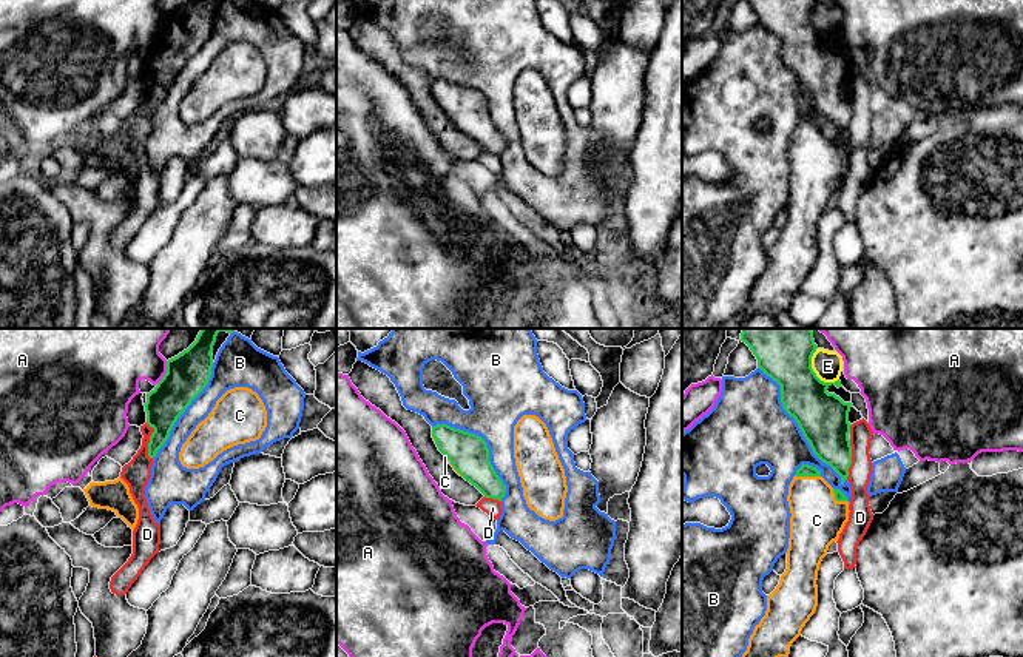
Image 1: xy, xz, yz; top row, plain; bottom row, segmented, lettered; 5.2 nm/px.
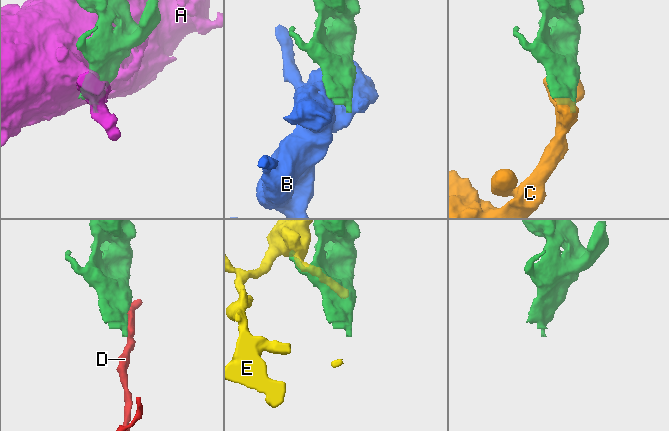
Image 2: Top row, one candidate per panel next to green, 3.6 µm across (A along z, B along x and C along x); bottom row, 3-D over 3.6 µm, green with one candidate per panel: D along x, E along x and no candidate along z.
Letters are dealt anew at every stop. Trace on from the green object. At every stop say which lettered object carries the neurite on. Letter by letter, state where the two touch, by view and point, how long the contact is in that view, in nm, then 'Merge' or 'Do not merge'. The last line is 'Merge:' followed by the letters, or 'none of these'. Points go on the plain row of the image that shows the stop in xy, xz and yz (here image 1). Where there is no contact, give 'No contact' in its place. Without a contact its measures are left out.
A: Touches green at xy (167, 26). Shared border 130 nm. Do not merge
B: Touches green at yz (798, 79). Shared border 750 nm. Do not merge
C: Touches green at yz (807, 130). Shared border 140 nm. Merge
D: Touches green at yz (850, 114). Shared border 200 nm. Do not merge
E: Touches green at yz (813, 26). Shared border 220 nm. Do not merge
Merge: C

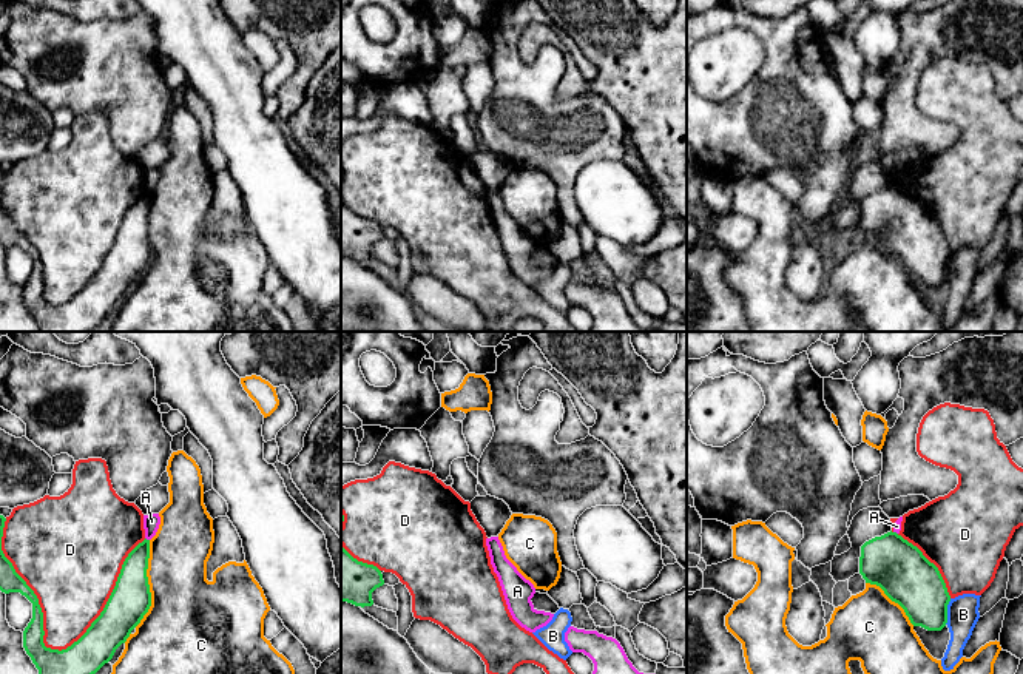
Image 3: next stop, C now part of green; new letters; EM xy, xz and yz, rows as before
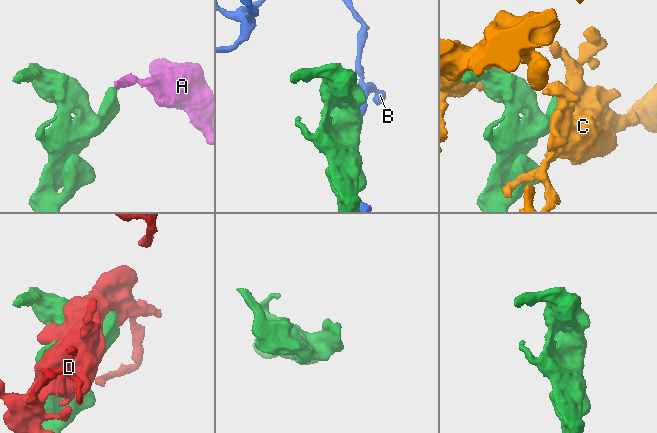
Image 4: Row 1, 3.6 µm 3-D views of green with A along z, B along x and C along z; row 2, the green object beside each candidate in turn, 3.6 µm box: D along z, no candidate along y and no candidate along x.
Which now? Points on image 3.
A: Touches green at xy (145, 193). Shared border 30 nm. Do not merge
B: Touches green at yz (946, 266). Shared border 140 nm. Do not merge
C: Touches green at xy (147, 238). Shared border 460 nm. Do not merge
D: Touches green at xy (107, 258). Shared border 750 nm. Do not merge
Merge: none of these

